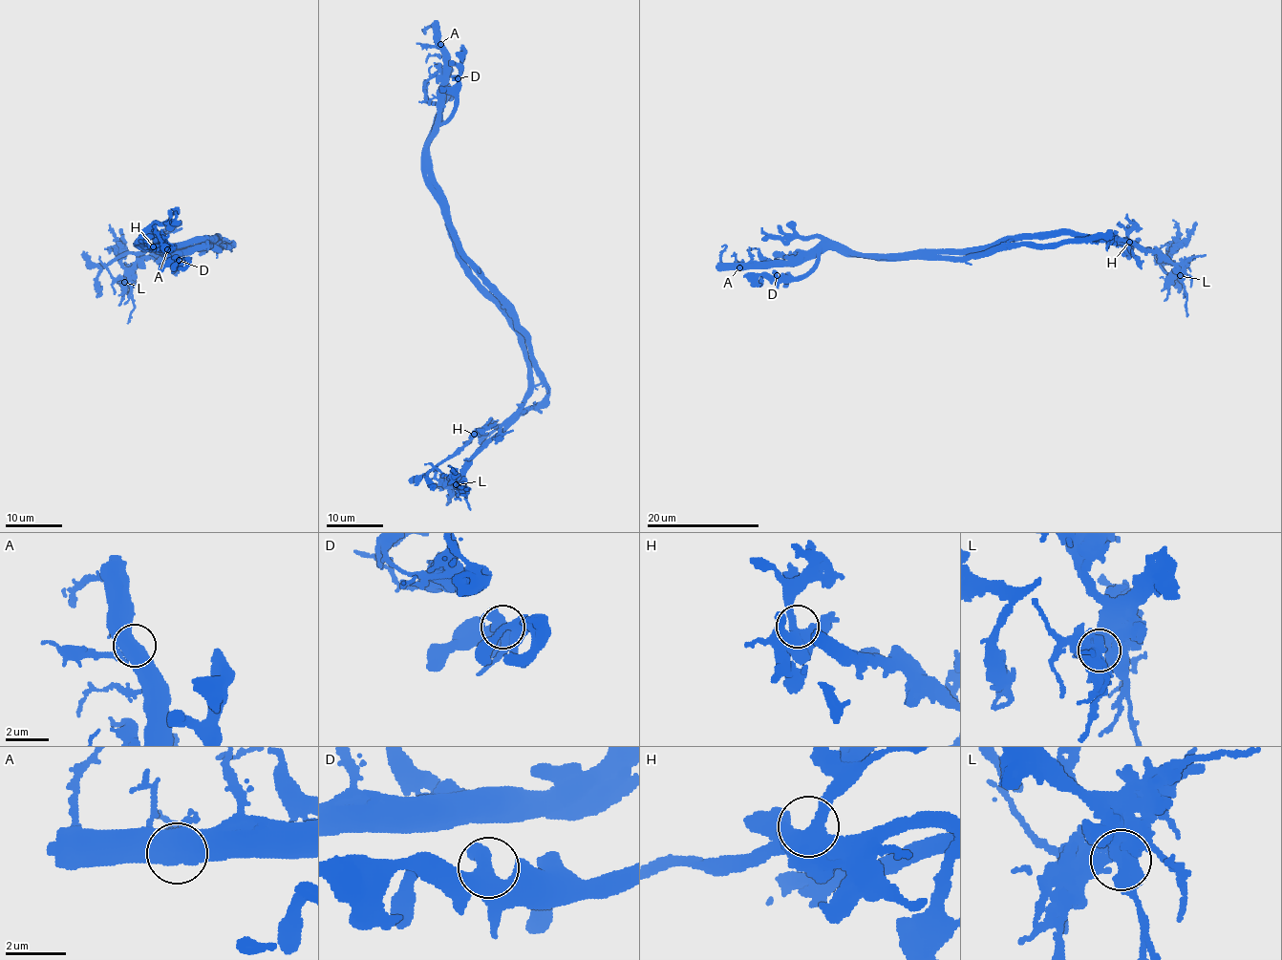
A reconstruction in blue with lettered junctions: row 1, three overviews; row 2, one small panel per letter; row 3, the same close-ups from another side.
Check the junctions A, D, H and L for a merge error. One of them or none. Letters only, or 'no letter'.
A

